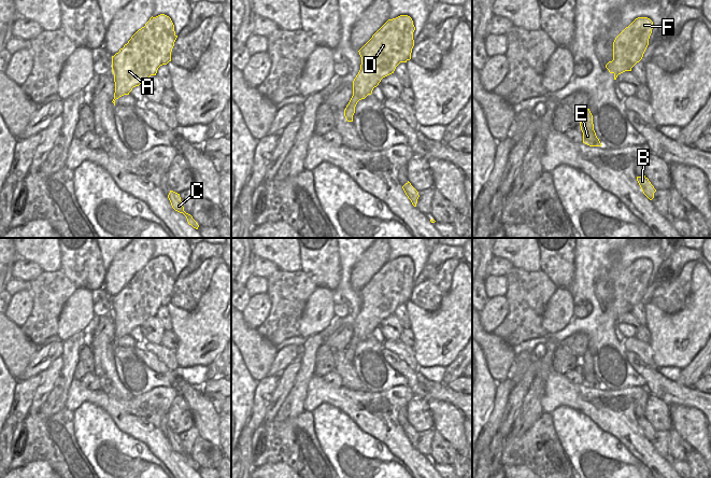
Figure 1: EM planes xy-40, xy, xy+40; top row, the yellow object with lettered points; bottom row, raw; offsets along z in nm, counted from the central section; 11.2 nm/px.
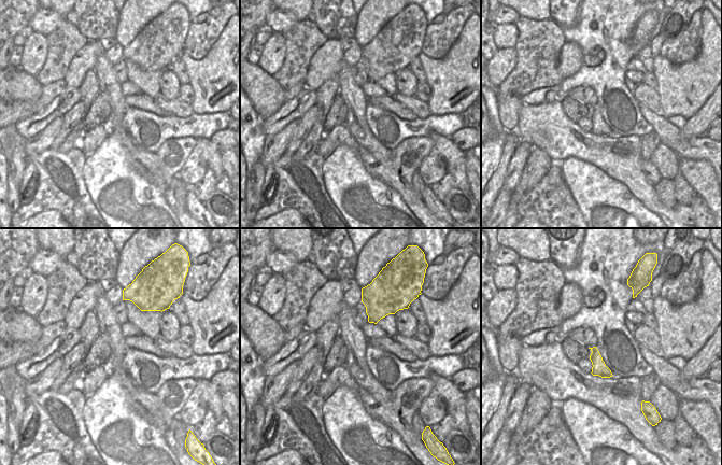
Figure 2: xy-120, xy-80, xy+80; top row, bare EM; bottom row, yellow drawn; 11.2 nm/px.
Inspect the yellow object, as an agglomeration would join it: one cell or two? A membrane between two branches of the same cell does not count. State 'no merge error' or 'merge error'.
no merge error

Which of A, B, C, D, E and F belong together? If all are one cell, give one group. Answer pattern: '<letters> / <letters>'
A B C D E F

